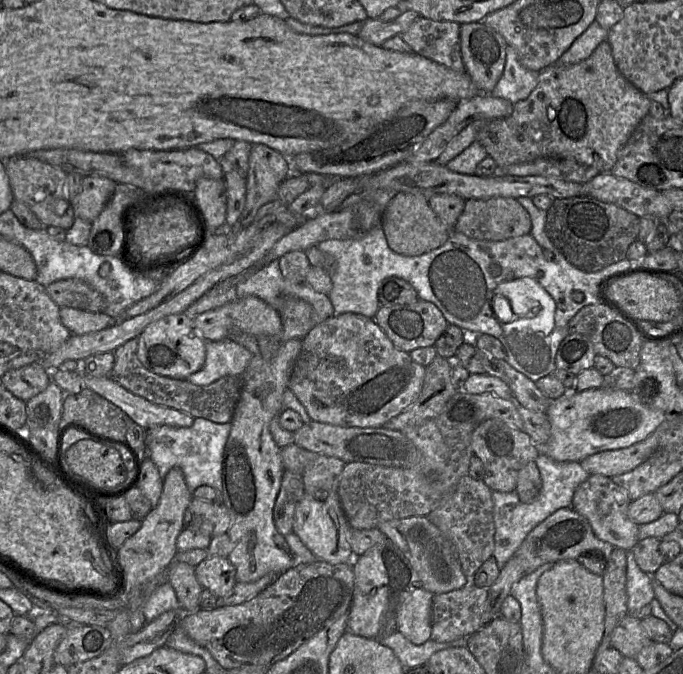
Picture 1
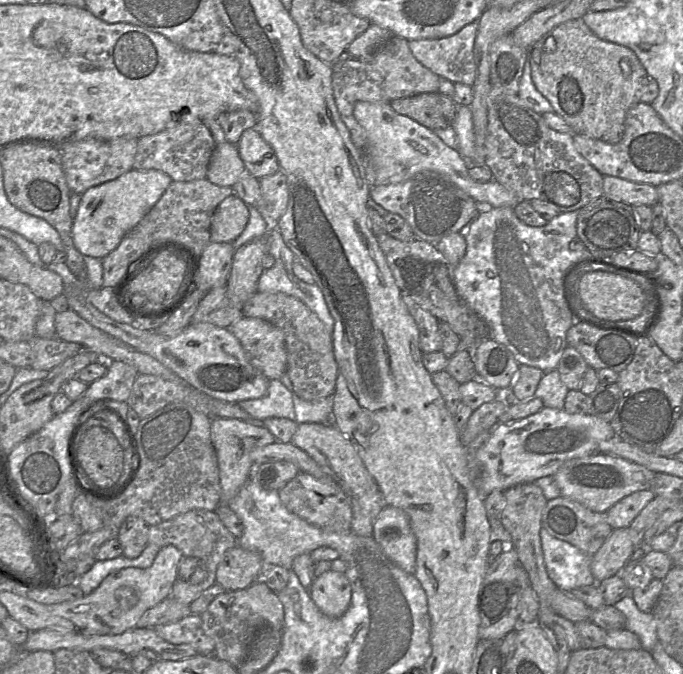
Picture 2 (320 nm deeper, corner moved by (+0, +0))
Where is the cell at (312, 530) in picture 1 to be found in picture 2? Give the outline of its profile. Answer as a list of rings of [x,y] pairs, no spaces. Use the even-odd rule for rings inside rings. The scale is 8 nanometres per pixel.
[[[329,570],[315,577],[309,593],[319,610],[328,617],[341,617],[351,602],[351,585],[344,573]]]

